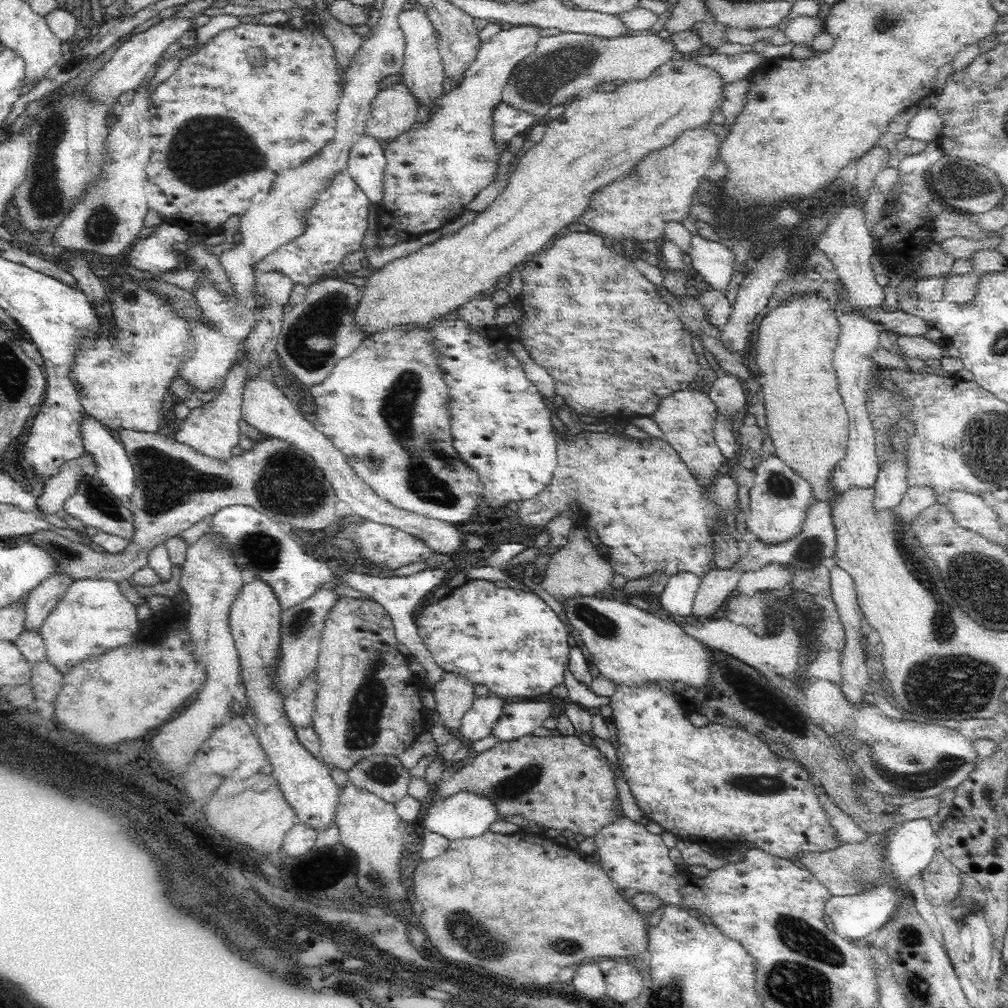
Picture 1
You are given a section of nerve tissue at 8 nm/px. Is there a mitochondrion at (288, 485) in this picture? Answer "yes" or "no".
yes

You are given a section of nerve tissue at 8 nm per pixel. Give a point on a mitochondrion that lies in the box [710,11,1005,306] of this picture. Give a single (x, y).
(957, 181)

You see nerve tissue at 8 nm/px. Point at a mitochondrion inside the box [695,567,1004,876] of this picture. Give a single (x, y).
(943, 691)

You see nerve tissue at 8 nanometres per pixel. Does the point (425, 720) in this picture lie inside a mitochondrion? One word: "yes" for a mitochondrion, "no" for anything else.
no

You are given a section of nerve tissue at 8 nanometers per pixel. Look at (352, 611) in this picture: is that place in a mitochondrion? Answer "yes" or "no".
no

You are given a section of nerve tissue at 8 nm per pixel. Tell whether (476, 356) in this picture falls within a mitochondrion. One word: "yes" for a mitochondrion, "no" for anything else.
no

